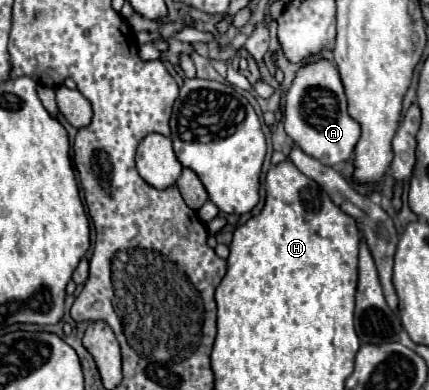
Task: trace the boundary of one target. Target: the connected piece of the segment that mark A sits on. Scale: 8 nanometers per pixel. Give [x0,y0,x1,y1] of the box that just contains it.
[283,59,361,167]

